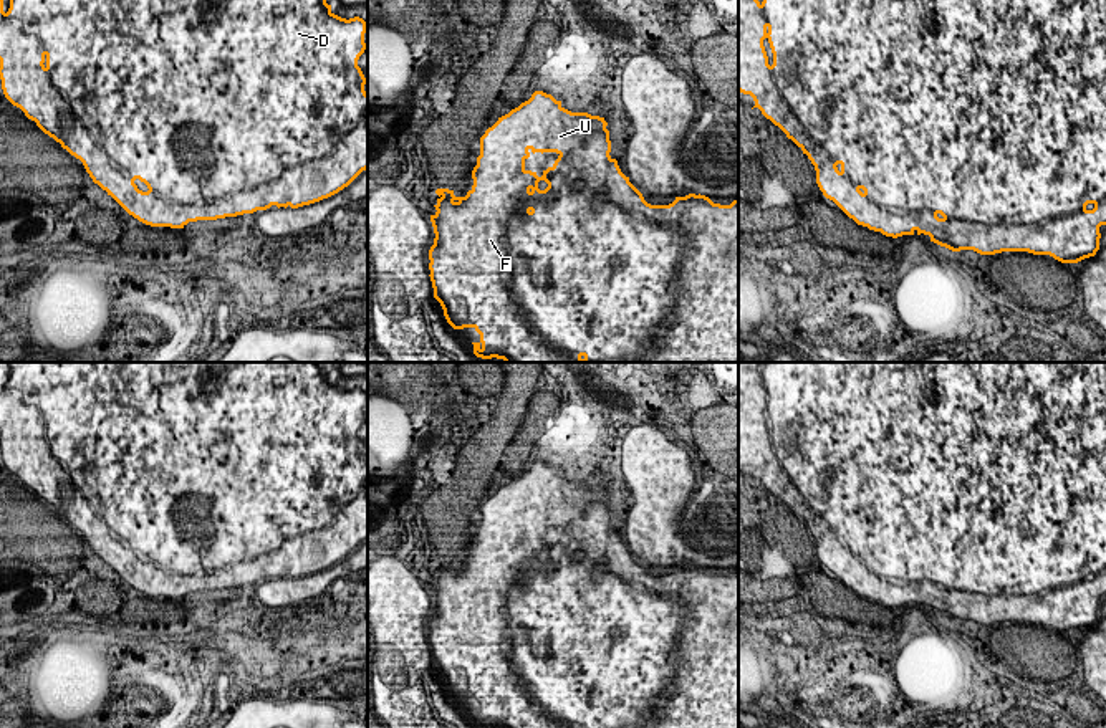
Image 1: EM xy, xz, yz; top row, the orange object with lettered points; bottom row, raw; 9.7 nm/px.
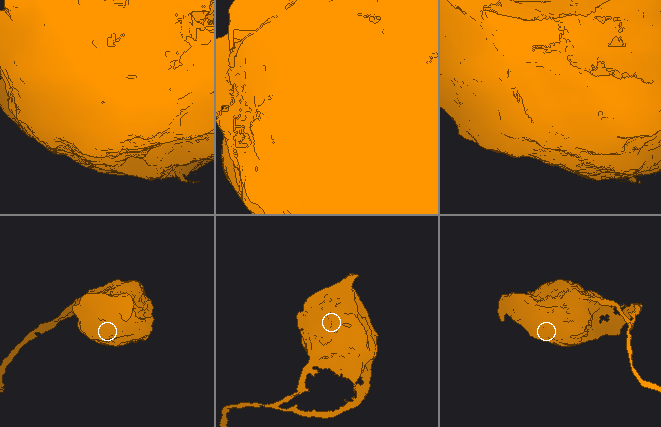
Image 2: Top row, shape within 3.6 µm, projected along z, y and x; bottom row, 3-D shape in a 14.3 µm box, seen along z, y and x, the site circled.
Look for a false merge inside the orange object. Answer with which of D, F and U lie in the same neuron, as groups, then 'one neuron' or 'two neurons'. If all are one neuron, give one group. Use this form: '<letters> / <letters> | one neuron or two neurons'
D F U | one neuron

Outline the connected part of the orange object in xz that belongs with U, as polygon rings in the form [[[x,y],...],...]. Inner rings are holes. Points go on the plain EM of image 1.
[[[535,462],[480,508],[480,526],[472,541],[474,556],[467,566],[455,568],[449,559],[435,561],[439,569],[434,576],[437,582],[430,586],[435,609],[429,620],[429,647],[447,693],[454,700],[474,698],[480,705],[480,711],[472,713],[477,728],[738,728],[738,571],[720,576],[705,566],[689,564],[676,568],[669,576],[647,574],[609,526],[606,496],[604,488],[571,483],[551,465]],[[531,523],[556,523],[558,529],[538,548],[525,539]]]

